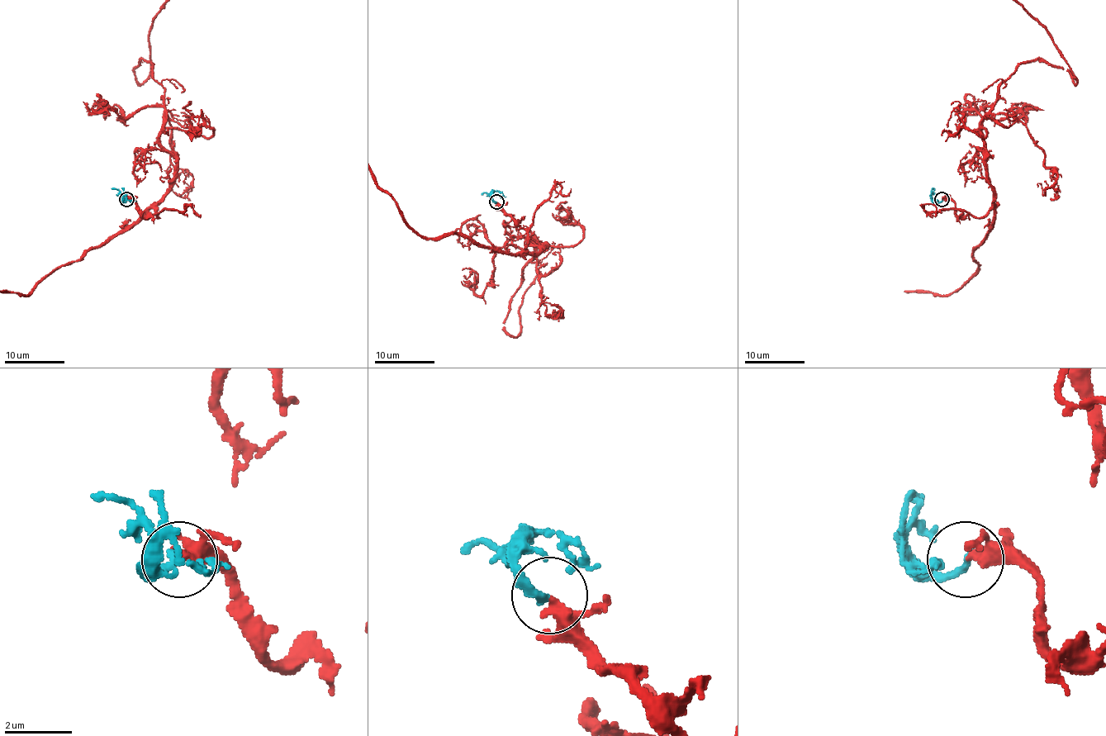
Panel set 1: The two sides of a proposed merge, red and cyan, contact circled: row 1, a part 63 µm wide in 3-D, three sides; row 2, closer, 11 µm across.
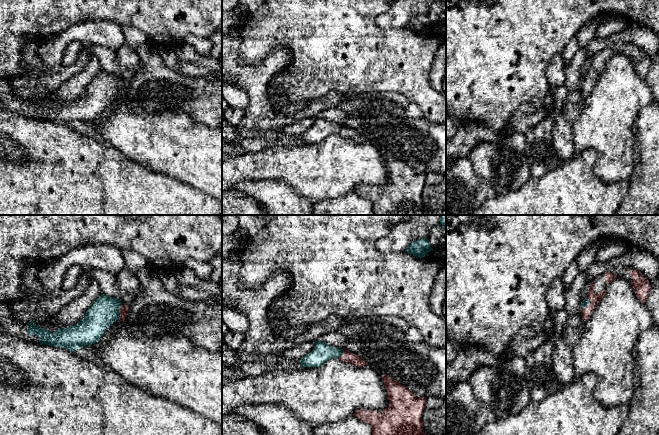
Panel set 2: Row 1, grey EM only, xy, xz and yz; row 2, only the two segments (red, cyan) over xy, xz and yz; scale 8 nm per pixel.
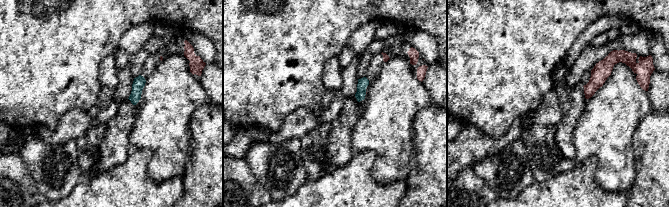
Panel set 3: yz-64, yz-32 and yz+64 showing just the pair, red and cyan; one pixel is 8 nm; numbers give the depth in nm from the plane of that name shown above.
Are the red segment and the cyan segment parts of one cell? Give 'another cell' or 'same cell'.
same cell

